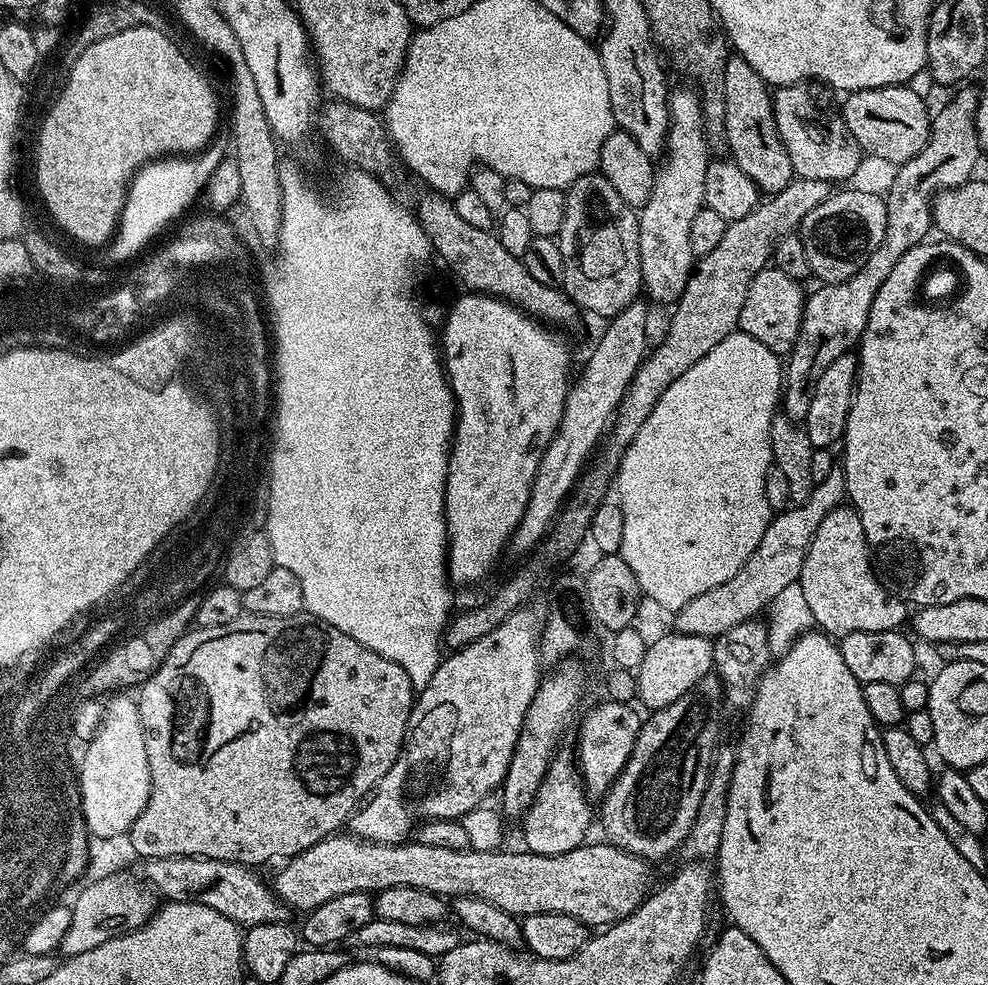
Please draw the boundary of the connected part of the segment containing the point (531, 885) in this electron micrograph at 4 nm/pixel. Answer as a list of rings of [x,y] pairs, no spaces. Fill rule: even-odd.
[[[333,834],[324,840],[319,840],[305,852],[291,857],[288,864],[276,876],[274,891],[289,909],[301,908],[301,913],[307,914],[313,908],[322,906],[322,902],[330,902],[330,898],[342,898],[342,894],[367,892],[379,894],[387,888],[410,886],[418,890],[426,890],[441,898],[458,896],[473,896],[482,898],[498,910],[509,912],[511,916],[523,918],[534,914],[566,914],[581,920],[586,926],[600,924],[607,926],[616,924],[632,915],[632,911],[649,895],[648,883],[652,880],[649,861],[641,856],[630,854],[617,848],[614,844],[601,842],[592,844],[585,842],[579,848],[557,856],[543,856],[527,850],[520,852],[490,852],[473,851],[472,848],[447,848],[446,846],[426,846],[419,842],[403,844],[376,844],[372,840],[362,840],[351,834]]]

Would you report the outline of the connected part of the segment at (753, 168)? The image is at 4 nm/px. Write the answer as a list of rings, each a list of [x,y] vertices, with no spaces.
[[[729,55],[722,77],[724,93],[724,122],[722,131],[728,139],[731,159],[756,184],[764,194],[781,192],[794,178],[790,154],[786,154],[786,146],[782,146],[782,138],[774,122],[772,109],[773,93],[770,85],[759,76],[741,56]]]

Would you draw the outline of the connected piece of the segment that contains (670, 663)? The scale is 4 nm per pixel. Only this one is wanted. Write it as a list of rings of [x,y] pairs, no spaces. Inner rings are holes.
[[[675,630],[669,632],[669,636],[660,636],[649,643],[642,658],[642,666],[634,673],[636,692],[648,710],[665,708],[678,702],[682,694],[696,687],[703,676],[713,671],[712,640],[709,637],[682,634]]]

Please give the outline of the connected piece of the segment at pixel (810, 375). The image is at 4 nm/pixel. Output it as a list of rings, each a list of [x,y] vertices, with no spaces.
[[[886,230],[886,234],[882,234],[882,242],[878,242],[878,250],[866,258],[858,274],[841,284],[821,283],[817,292],[807,293],[800,333],[784,368],[782,412],[788,419],[804,421],[806,410],[810,410],[810,398],[814,398],[814,386],[818,386],[818,378],[822,378],[826,366],[859,345],[874,294],[878,294],[882,282],[886,282],[886,274],[904,260],[906,250],[919,249],[924,243],[924,239],[918,238],[918,230]]]

